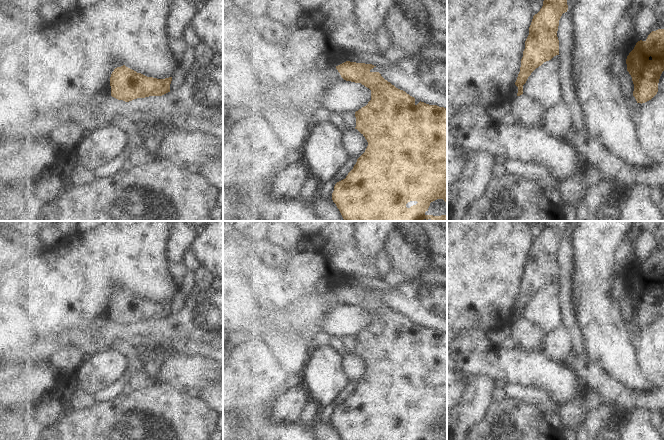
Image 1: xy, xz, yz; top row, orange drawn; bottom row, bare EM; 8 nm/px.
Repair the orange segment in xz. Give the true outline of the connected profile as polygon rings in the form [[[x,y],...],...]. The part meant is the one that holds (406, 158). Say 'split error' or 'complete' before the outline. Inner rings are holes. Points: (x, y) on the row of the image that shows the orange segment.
complete; [[[346,61],[338,66],[336,69],[341,77],[346,81],[361,83],[371,90],[371,100],[368,104],[355,112],[356,127],[367,140],[368,146],[365,152],[357,159],[353,169],[348,173],[345,179],[337,182],[332,193],[332,200],[339,209],[345,221],[423,221],[424,219],[431,219],[432,221],[447,221],[447,215],[433,216],[426,215],[430,203],[443,199],[447,203],[447,109],[437,105],[429,105],[424,102],[415,104],[415,98],[407,94],[405,91],[396,88],[390,82],[385,80],[379,72],[371,72],[374,65],[365,63],[356,63]]]

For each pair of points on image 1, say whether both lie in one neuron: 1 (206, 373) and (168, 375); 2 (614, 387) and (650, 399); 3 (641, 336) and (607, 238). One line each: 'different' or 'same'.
1: same
2: same
3: different

